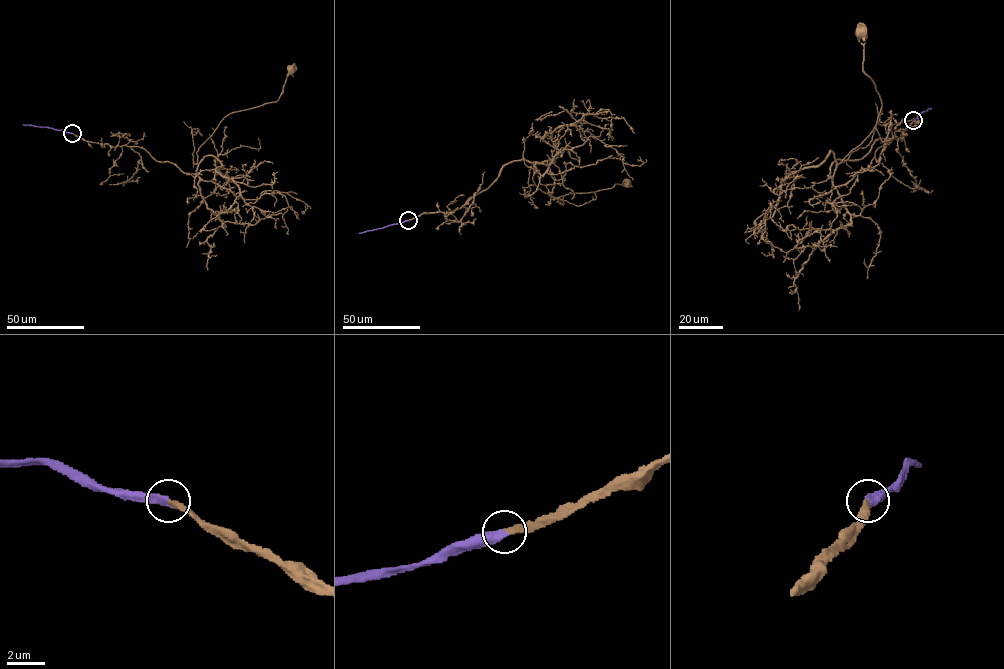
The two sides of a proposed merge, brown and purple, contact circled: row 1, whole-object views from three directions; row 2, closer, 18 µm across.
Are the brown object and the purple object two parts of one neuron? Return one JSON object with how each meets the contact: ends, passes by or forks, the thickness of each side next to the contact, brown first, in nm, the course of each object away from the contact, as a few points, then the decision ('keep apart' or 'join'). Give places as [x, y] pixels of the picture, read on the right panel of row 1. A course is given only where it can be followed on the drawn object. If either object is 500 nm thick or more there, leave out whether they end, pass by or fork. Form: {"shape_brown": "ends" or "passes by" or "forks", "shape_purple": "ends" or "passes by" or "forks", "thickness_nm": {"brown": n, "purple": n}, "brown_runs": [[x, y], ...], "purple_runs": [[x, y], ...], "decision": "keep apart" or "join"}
{"shape_brown": "ends", "shape_purple": "ends", "thickness_nm": {"brown": 280, "purple": 420}, "brown_runs": [[913, 120], [902, 138], [877, 139], [828, 175], [881, 107], [860, 31]], "purple_runs": [[913, 120], [931, 108]], "decision": "join"}

